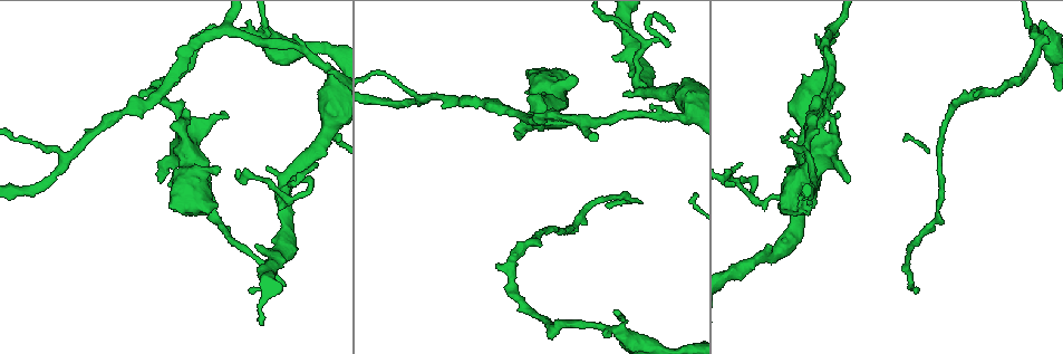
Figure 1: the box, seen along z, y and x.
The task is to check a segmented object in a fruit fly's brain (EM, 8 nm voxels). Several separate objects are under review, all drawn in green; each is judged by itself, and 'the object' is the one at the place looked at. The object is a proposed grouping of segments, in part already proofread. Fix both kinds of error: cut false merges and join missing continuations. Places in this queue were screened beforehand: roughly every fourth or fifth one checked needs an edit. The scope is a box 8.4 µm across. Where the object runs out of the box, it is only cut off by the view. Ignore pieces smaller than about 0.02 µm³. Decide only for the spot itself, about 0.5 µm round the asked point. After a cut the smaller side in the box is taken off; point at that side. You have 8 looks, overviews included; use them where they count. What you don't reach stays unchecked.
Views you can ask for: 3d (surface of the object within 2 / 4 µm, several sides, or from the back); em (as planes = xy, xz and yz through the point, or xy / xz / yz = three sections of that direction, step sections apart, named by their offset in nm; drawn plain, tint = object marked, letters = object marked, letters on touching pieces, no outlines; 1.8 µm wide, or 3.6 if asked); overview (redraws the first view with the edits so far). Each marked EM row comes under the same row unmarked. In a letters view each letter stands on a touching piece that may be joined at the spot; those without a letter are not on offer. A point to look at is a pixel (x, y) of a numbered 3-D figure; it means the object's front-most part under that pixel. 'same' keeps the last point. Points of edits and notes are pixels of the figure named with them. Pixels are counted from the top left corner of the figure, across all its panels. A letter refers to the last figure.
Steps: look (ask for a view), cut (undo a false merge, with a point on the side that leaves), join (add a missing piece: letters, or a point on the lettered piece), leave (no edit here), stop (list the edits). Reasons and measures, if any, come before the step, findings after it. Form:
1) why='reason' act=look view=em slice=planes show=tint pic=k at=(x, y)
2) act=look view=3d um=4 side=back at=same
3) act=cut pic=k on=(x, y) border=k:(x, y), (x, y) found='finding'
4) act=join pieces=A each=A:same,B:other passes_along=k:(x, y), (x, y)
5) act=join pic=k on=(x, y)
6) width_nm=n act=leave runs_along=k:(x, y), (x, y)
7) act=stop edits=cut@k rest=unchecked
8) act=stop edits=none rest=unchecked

why='three-way junction' act=look view=3d um=4 pic=1 at=(619, 329)

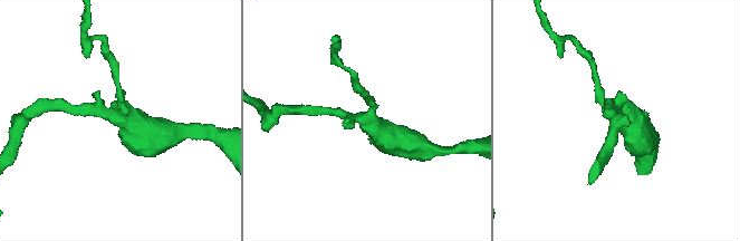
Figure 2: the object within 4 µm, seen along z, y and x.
act=look view=em slice=planes show=letters pic=2 at=(366, 116)

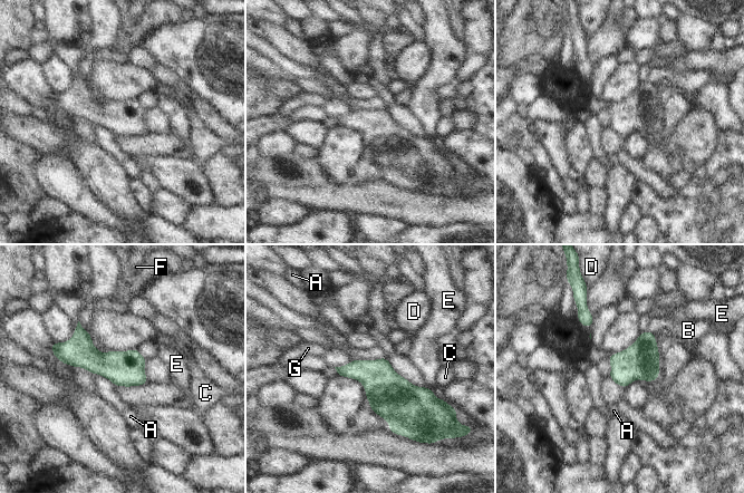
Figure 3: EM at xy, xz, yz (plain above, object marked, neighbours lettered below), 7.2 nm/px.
longest_contact=E:70nm act=leave each=A:other,B:other,C:other,D:other,E:other,F:other,G:other runs_along=3:(58, 346), (126, 368), (143, 380) found='all the same neuron'

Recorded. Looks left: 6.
why='arms part here' act=look view=3d um=4 pic=1 at=(642, 90)

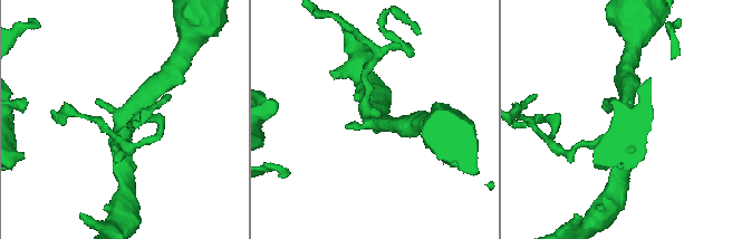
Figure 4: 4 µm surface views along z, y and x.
why='shape alone is not enough' act=look view=em slice=yz step=16 show=tint pic=4 at=(123, 135)

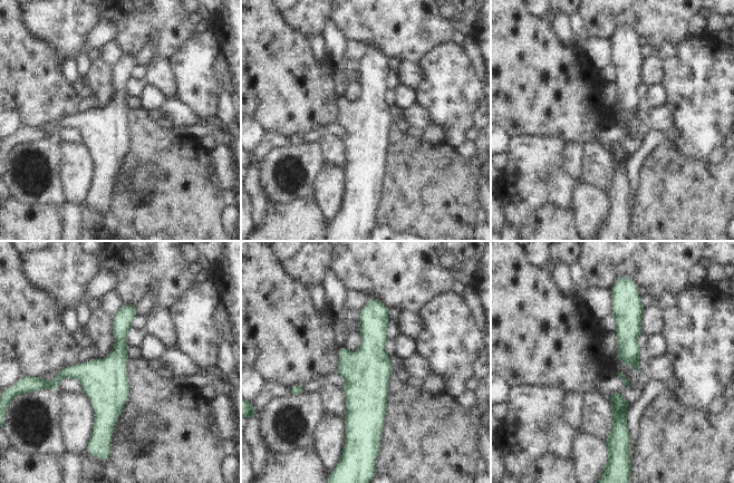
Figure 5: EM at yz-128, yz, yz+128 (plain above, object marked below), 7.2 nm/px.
act=look view=em slice=yz step=16 show=letters at=same

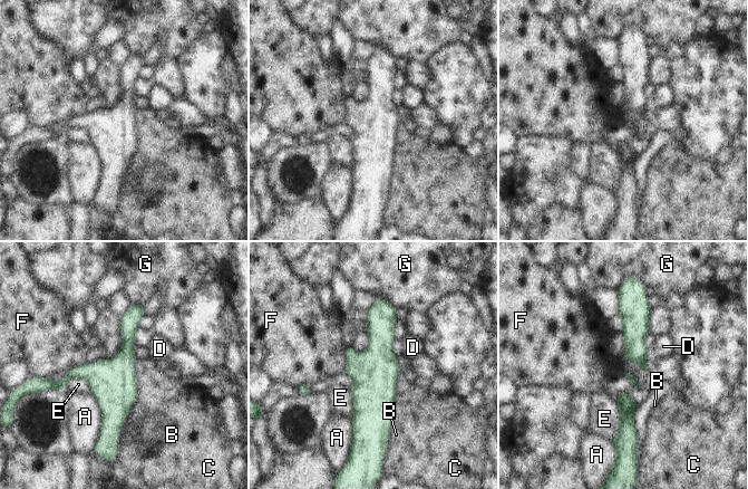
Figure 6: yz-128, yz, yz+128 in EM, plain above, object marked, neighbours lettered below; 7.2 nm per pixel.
width_nm=100 act=leave each=A:other,B:other,C:other,D:other,E:other,F:other,G:other runs_along=6:(380, 301), (380, 350), (368, 433) found='one neuron here'

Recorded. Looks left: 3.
why='free end' act=look view=em slice=planes show=letters pic=1 at=(222, 113)

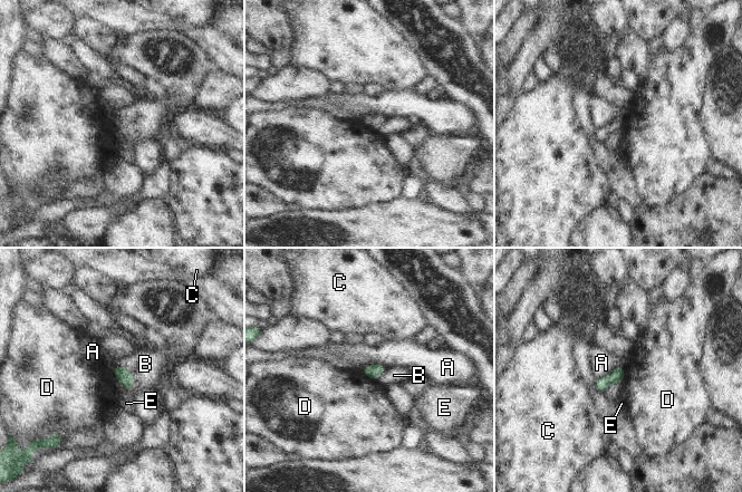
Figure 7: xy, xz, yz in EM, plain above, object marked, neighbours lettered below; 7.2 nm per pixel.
act=join pieces=B each=A:other,B:same,C:other,D:other,E:other passes_along=7:(125, 377), (132, 373), (145, 364) found='it goes on there'

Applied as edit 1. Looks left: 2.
act=stop edits=join@7 rest=unchecked

